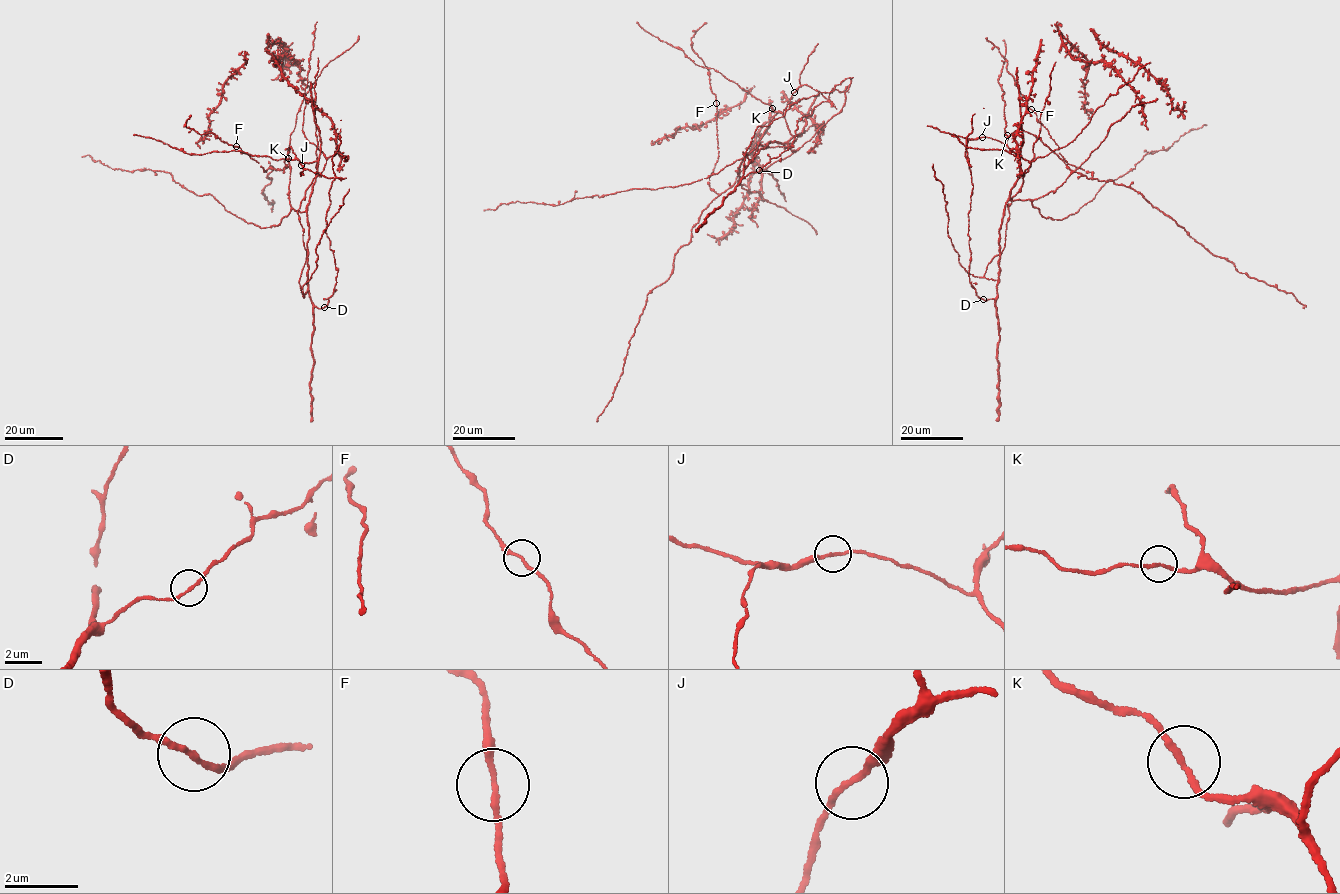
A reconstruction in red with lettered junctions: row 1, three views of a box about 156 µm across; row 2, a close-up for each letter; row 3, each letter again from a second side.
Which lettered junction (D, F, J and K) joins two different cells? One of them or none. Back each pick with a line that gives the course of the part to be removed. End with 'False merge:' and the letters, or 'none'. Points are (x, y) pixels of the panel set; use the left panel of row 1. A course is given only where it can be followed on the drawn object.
False merge: none

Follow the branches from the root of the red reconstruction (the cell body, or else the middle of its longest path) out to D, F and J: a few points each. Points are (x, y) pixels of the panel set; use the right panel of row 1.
D: (1028, 171), (1020, 173), (1002, 217), (996, 297), (984, 299)
F: (1028, 171), (1006, 142), (1018, 129), (1070, 169), (1093, 177), (1067, 163), (1032, 109)
J: (1028, 171), (1022, 172), (1019, 156), (1005, 144), (981, 137)

